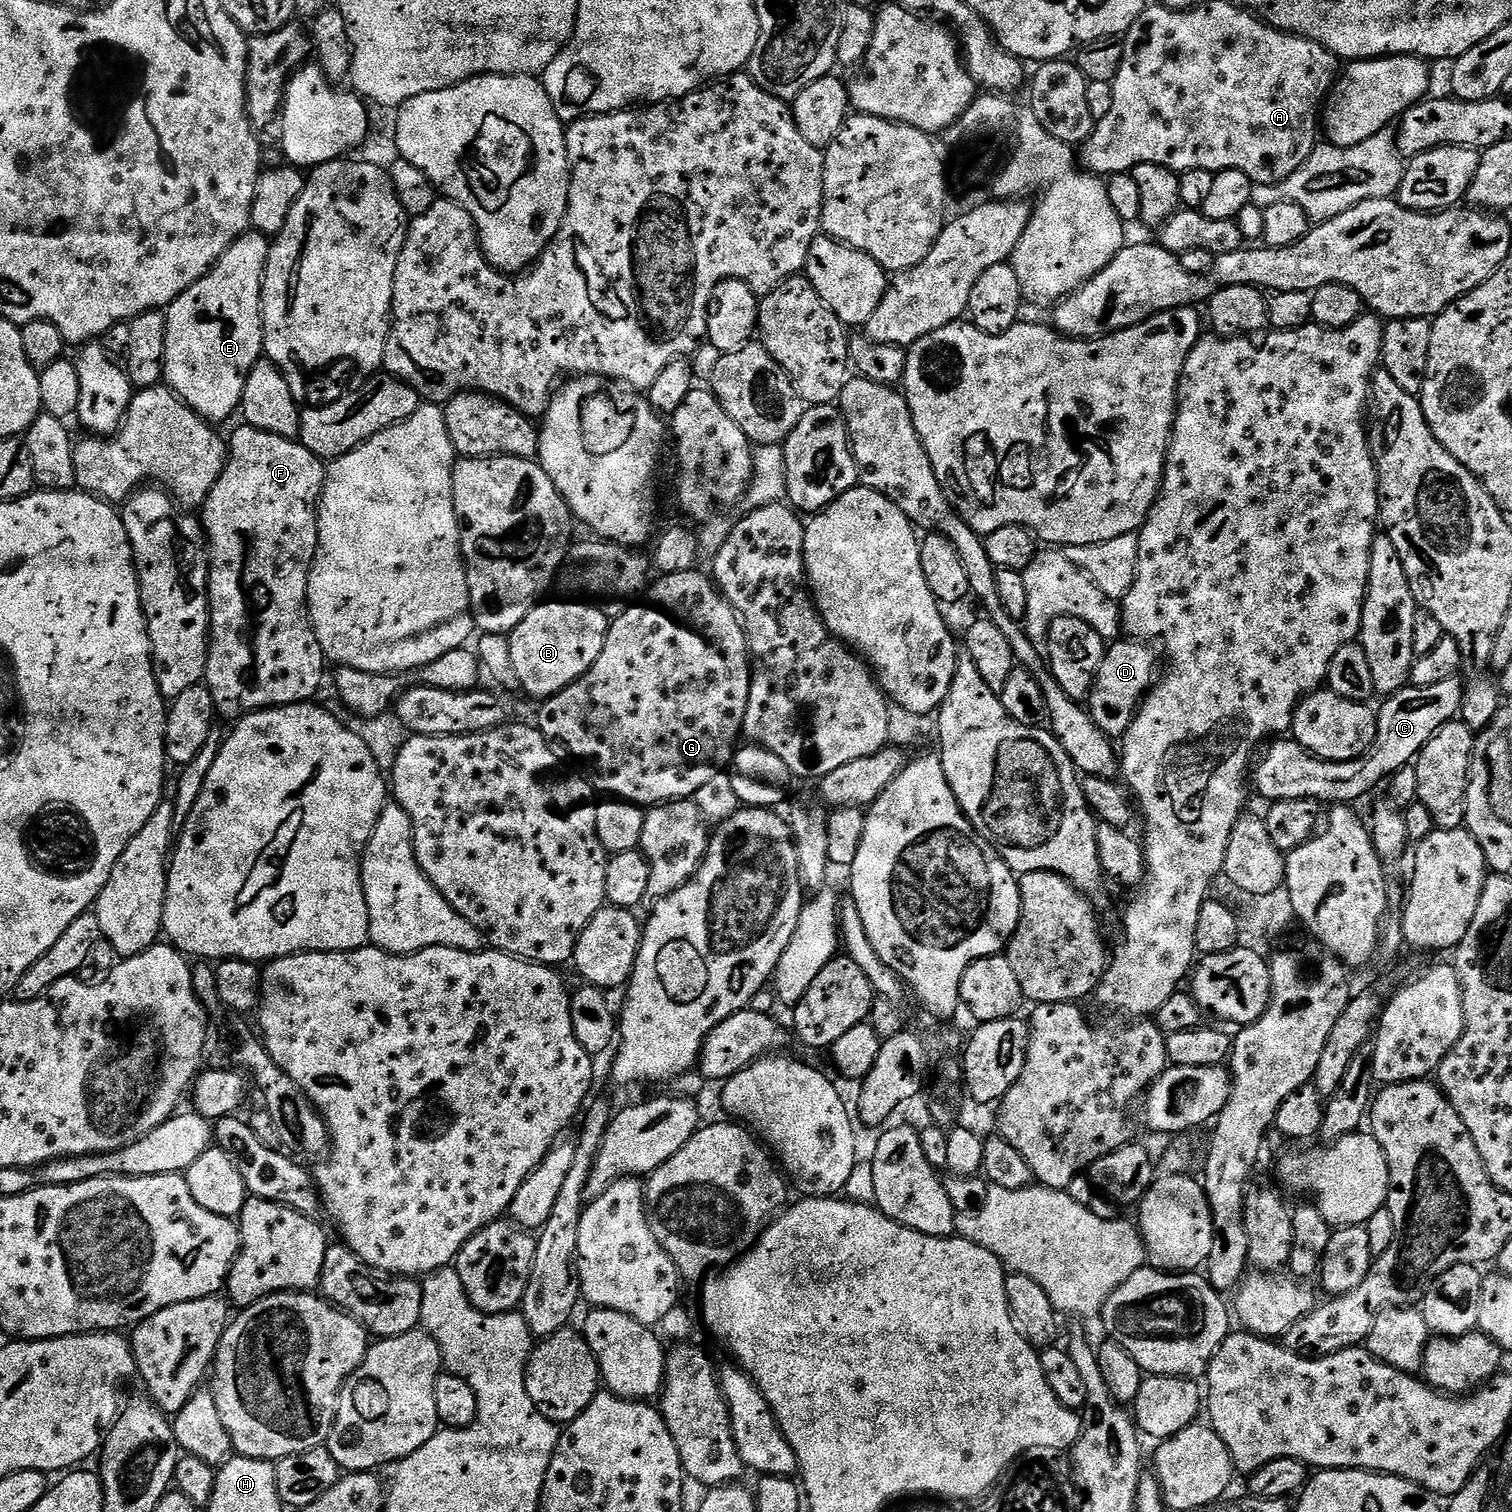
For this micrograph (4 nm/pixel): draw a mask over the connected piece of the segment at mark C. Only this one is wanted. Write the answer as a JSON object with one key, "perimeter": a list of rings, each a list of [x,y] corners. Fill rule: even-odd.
{"perimeter":[[[1437,682],[1435,686],[1422,686],[1421,688],[1405,686],[1399,692],[1392,693],[1383,701],[1384,705],[1378,708],[1374,742],[1357,760],[1320,760],[1311,752],[1306,752],[1303,746],[1294,739],[1273,739],[1263,749],[1264,757],[1261,760],[1259,757],[1254,764],[1255,795],[1257,792],[1262,799],[1268,800],[1267,802],[1306,798],[1324,806],[1355,805],[1355,800],[1370,795],[1375,790],[1376,784],[1383,785],[1395,772],[1409,767],[1419,756],[1422,746],[1426,746],[1426,742],[1430,742],[1430,738],[1434,738],[1434,734],[1438,734],[1438,730],[1442,730],[1442,726],[1446,726],[1459,717],[1465,693],[1463,691],[1448,692],[1448,690],[1450,690],[1449,682]]]}

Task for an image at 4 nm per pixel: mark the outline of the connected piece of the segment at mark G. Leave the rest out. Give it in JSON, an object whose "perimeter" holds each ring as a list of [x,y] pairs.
{"perimeter":[[[699,570],[669,576],[661,575],[660,581],[657,584],[655,581],[647,589],[648,600],[641,599],[633,603],[609,623],[606,642],[602,646],[602,654],[598,654],[598,662],[594,662],[594,666],[590,666],[590,670],[582,674],[582,678],[563,688],[557,696],[543,701],[535,709],[535,727],[540,729],[552,751],[565,761],[573,760],[581,768],[577,769],[583,773],[593,789],[597,793],[605,792],[605,797],[627,800],[629,804],[641,806],[668,804],[671,800],[687,800],[695,797],[696,792],[702,790],[702,786],[706,786],[710,778],[714,778],[714,774],[725,771],[738,751],[744,731],[746,702],[750,702],[752,654],[748,650],[744,625],[740,623],[740,617],[733,610],[732,603],[721,594],[719,588],[705,573],[704,576]]]}

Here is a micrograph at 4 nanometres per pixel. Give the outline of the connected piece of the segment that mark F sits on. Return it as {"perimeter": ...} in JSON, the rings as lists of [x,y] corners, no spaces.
{"perimeter":[[[240,426],[240,429],[233,434],[232,440],[230,436],[230,451],[226,456],[226,463],[221,467],[219,476],[208,490],[207,496],[203,497],[202,504],[204,504],[204,513],[201,514],[199,523],[202,525],[202,536],[208,539],[208,556],[206,552],[206,564],[208,560],[208,580],[206,576],[206,591],[208,593],[208,657],[204,666],[203,683],[210,690],[212,695],[212,706],[217,717],[225,716],[229,722],[235,722],[241,716],[246,716],[250,712],[260,712],[264,708],[281,708],[284,704],[302,704],[313,699],[312,695],[320,688],[320,683],[324,680],[324,664],[326,665],[326,657],[322,646],[316,637],[316,631],[312,629],[312,621],[308,619],[308,571],[312,569],[312,559],[316,557],[316,547],[318,546],[318,526],[316,525],[316,514],[318,505],[320,503],[320,490],[324,487],[324,473],[326,471],[325,461],[320,457],[315,456],[310,450],[306,450],[306,446],[297,442],[296,440],[287,440],[278,434],[270,434],[263,432],[257,428],[250,428],[247,426]]]}

